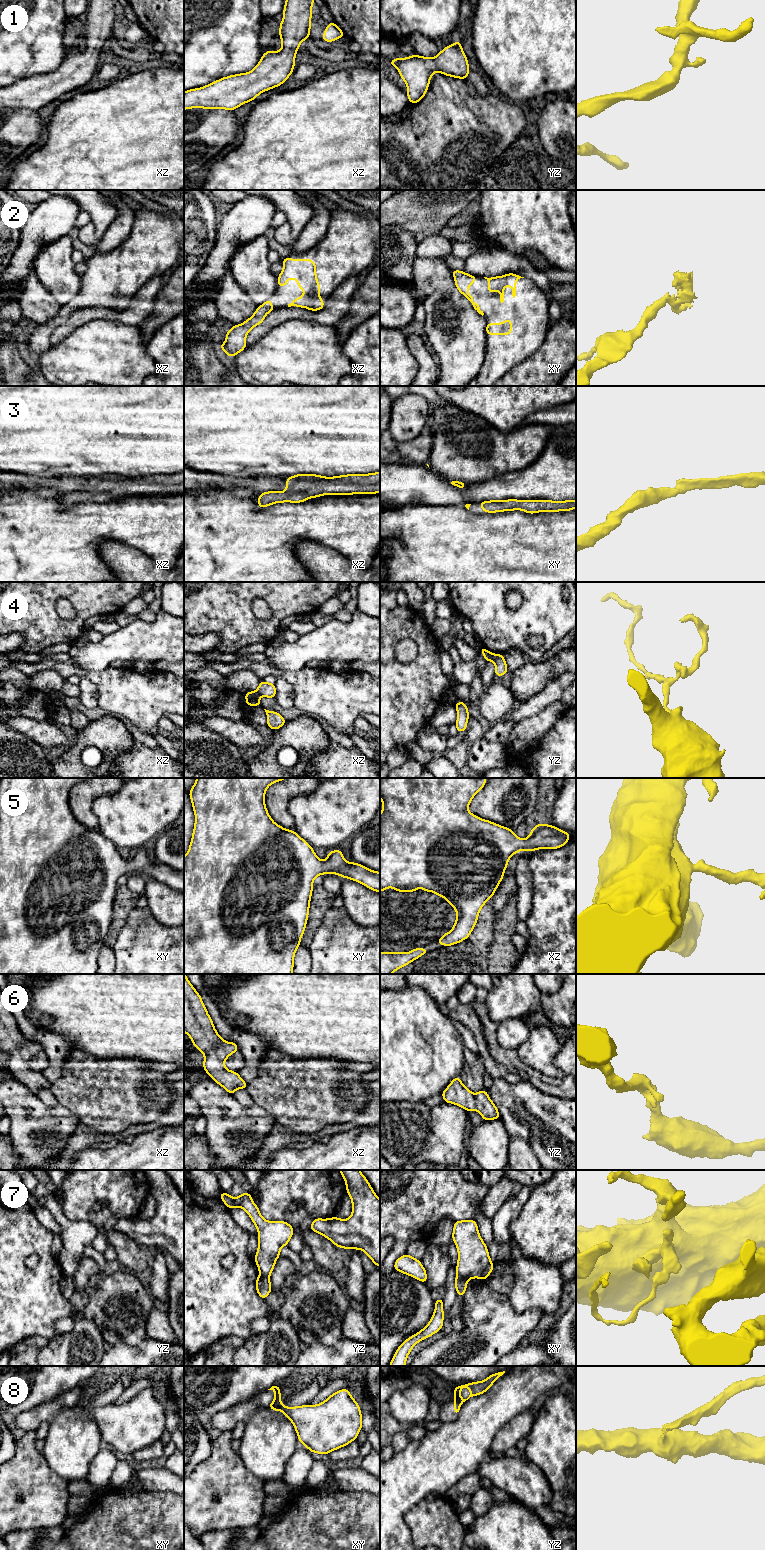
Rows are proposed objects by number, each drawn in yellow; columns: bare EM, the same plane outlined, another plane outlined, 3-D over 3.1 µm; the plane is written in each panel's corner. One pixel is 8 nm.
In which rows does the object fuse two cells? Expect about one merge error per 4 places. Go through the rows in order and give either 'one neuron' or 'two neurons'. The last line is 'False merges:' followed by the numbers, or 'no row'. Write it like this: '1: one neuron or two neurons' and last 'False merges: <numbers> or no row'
1: one neuron
2: one neuron
3: one neuron
4: two neurons
5: one neuron
6: one neuron
7: two neurons
8: two neurons
False merges: 4, 7, 8

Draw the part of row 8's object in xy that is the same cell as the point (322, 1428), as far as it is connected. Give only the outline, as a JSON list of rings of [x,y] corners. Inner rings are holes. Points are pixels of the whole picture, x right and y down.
[[[341,1389],[331,1394],[324,1402],[317,1405],[286,1407],[281,1401],[270,1406],[273,1411],[282,1411],[292,1422],[299,1442],[312,1453],[329,1454],[330,1452],[348,1445],[357,1439],[362,1429],[361,1409],[348,1389]]]

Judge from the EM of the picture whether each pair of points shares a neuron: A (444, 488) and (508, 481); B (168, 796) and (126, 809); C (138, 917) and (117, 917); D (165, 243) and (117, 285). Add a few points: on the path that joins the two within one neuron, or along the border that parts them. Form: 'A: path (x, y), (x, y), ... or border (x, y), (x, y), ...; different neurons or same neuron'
A: path (460, 493), (492, 490); same neuron
B: path (158, 796), (155, 796), (143, 808), (136, 809); same neuron
C: border (135, 907), (116, 938); different neurons
D: path (153, 249), (129, 273); same neuron

